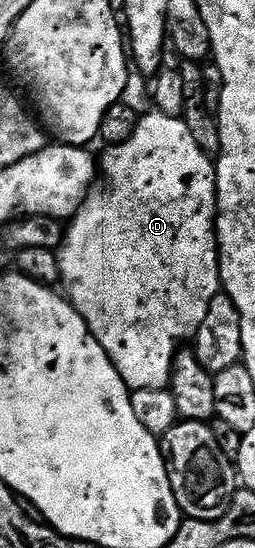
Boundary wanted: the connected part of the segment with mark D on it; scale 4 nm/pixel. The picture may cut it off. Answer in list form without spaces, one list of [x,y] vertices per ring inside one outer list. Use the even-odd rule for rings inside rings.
[[[152,110],[150,113],[142,116],[137,125],[137,129],[133,133],[133,137],[124,143],[117,143],[106,148],[103,159],[101,155],[101,179],[103,183],[98,189],[92,190],[88,195],[87,200],[81,205],[81,209],[76,213],[74,219],[70,220],[69,226],[66,228],[63,236],[63,246],[58,248],[57,258],[59,261],[59,277],[62,286],[67,286],[65,290],[66,298],[69,300],[75,312],[87,323],[87,328],[91,330],[91,335],[97,337],[97,341],[101,345],[101,349],[105,349],[105,353],[109,357],[109,361],[113,361],[113,365],[117,369],[117,373],[121,373],[121,377],[125,381],[125,385],[131,391],[140,391],[141,389],[164,389],[170,384],[171,372],[175,369],[175,357],[177,352],[184,346],[186,341],[194,340],[195,334],[201,329],[201,325],[205,321],[205,313],[209,313],[209,305],[221,294],[221,284],[219,282],[219,235],[215,232],[215,215],[219,211],[217,209],[217,181],[215,180],[215,163],[212,156],[206,155],[201,149],[201,145],[197,145],[193,133],[189,133],[189,125],[186,118],[177,115],[166,115],[157,110]]]

